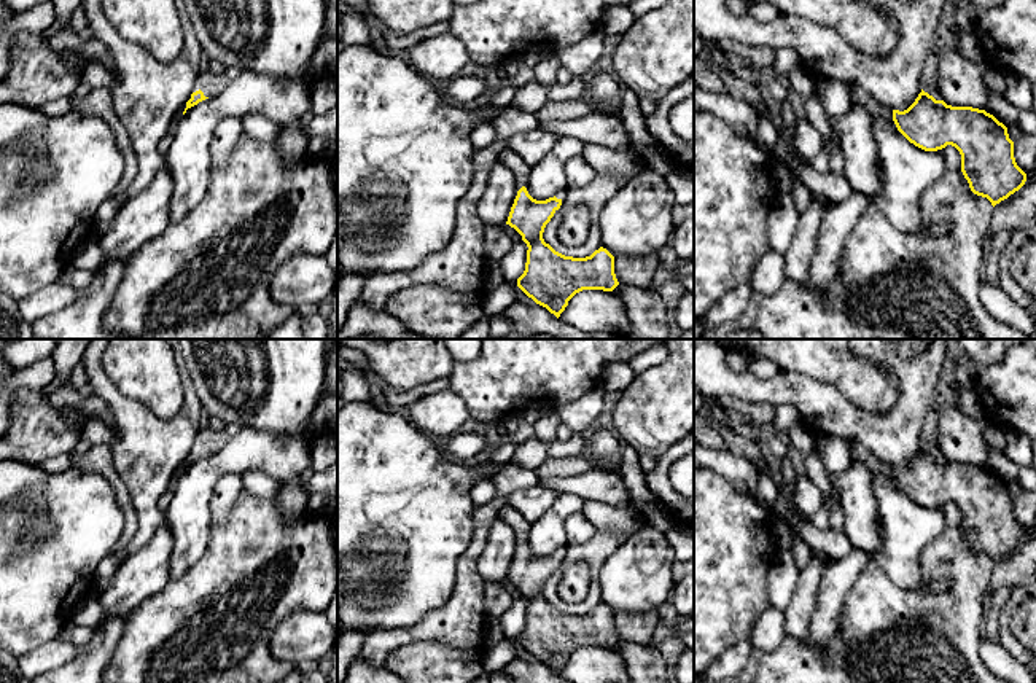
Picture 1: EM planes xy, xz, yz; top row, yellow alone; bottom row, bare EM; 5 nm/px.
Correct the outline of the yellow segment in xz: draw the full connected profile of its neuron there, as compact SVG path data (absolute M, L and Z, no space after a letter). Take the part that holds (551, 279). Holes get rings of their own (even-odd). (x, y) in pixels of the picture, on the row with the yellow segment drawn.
M503 148L500 161L514 172L517 183L517 196L506 224L514 228L528 247L525 271L517 279L517 287L557 318L568 301L582 290L613 291L619 282L614 274L614 256L606 248L600 247L586 258L573 258L555 252L543 239L546 224L565 199L565 191L536 201L528 194L532 167L508 148Z

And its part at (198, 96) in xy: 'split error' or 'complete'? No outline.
split error

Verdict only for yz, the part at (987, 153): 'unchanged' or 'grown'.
grown

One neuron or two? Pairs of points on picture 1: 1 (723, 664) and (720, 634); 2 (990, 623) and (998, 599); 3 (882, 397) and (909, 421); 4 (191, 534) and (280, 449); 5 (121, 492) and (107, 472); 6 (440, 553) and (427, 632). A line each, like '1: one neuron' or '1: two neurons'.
1: two neurons
2: one neuron
3: two neurons
4: one neuron
5: one neuron
6: two neurons

